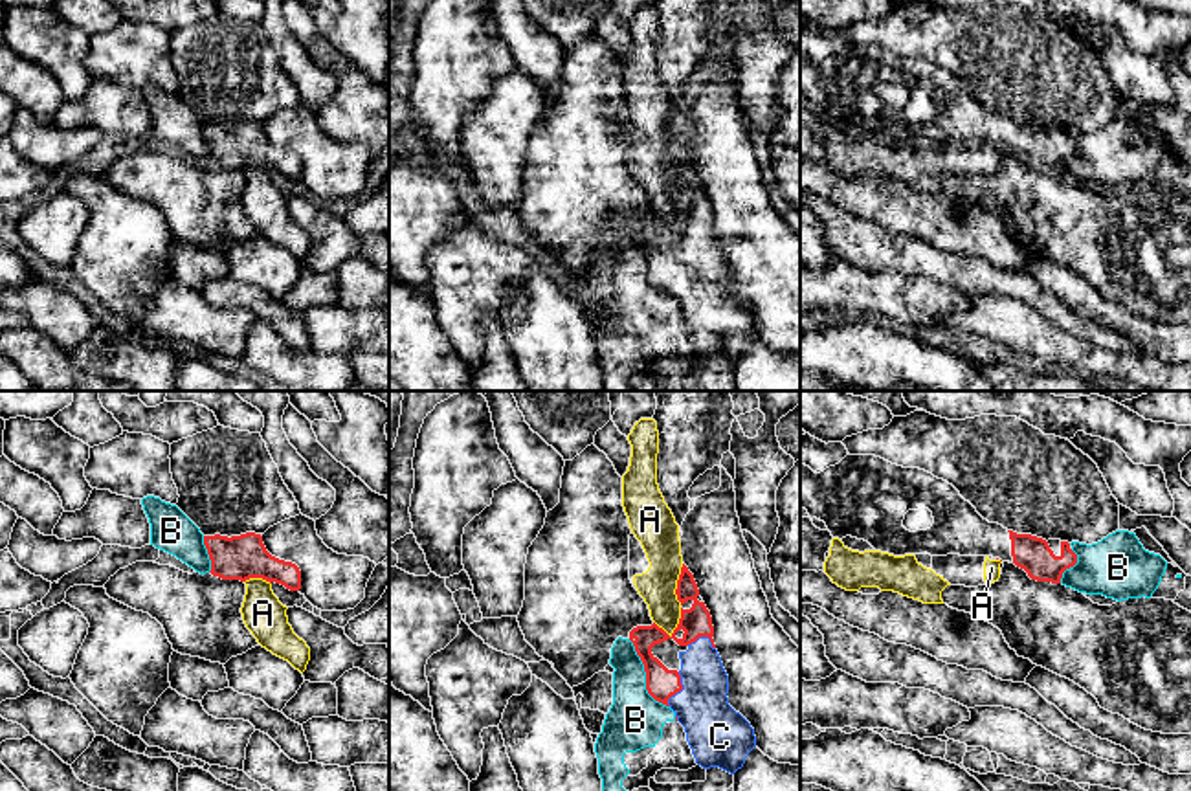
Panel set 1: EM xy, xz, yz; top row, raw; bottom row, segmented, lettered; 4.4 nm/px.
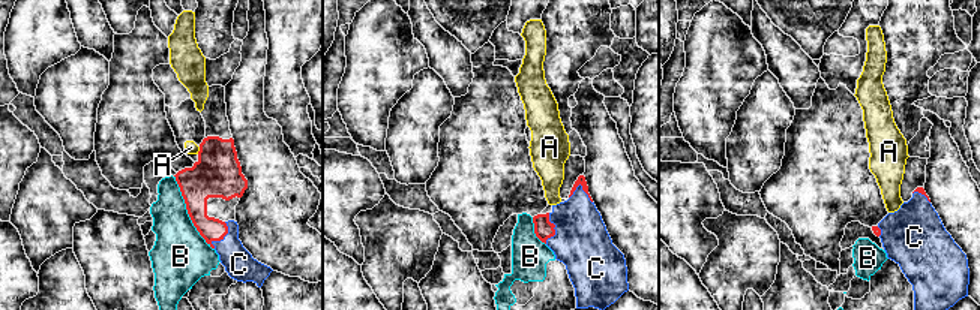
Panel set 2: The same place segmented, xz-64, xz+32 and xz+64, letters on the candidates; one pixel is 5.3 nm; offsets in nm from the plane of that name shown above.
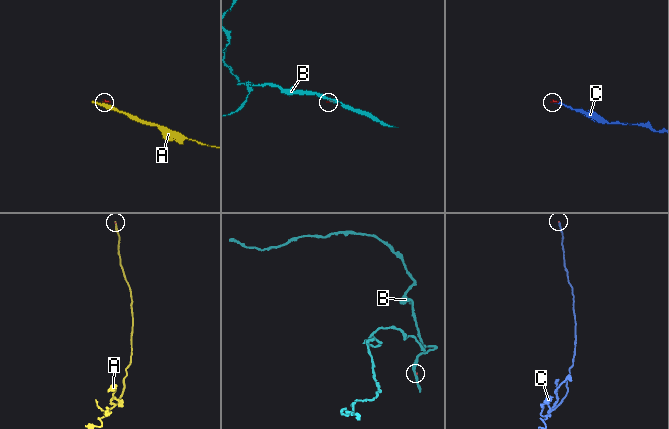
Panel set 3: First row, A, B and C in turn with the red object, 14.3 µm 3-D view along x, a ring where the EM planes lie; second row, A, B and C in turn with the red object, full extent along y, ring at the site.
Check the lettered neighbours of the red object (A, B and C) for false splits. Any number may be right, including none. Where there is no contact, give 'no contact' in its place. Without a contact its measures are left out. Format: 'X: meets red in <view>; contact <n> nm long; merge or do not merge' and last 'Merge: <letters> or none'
A: meets red in xz; contact 140 nm long; do not merge
B: meets red in xz; contact 360 nm long; do not merge
C: meets red in xz; contact 160 nm long; merge
Merge: C

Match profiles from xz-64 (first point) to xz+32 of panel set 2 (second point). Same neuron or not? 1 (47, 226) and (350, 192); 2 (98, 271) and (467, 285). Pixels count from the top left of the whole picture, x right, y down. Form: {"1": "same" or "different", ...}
{"1": "different", "2": "same"}

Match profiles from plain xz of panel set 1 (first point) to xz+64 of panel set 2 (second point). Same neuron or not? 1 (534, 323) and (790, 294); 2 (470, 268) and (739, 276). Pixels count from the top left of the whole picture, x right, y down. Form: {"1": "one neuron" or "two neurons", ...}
{"1": "one neuron", "2": "one neuron"}

